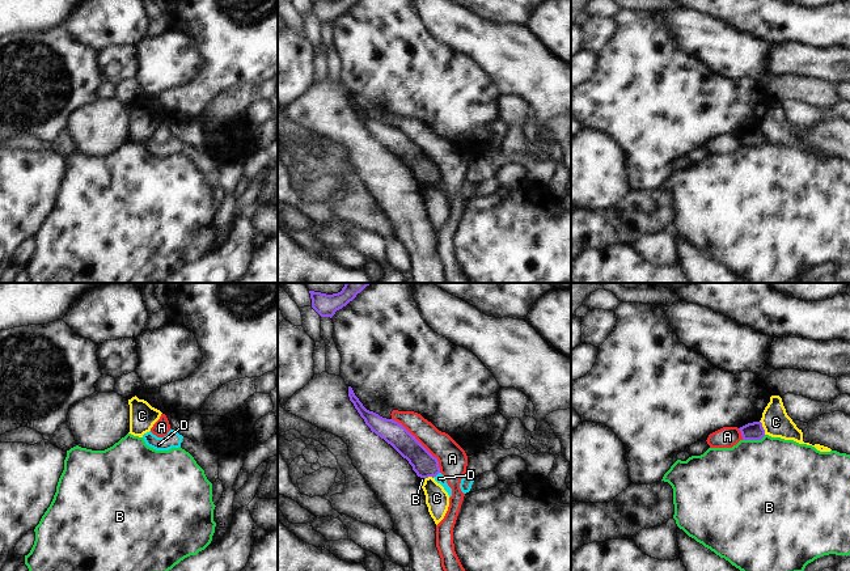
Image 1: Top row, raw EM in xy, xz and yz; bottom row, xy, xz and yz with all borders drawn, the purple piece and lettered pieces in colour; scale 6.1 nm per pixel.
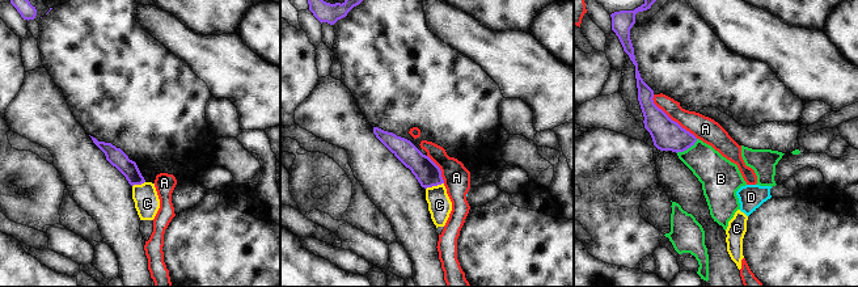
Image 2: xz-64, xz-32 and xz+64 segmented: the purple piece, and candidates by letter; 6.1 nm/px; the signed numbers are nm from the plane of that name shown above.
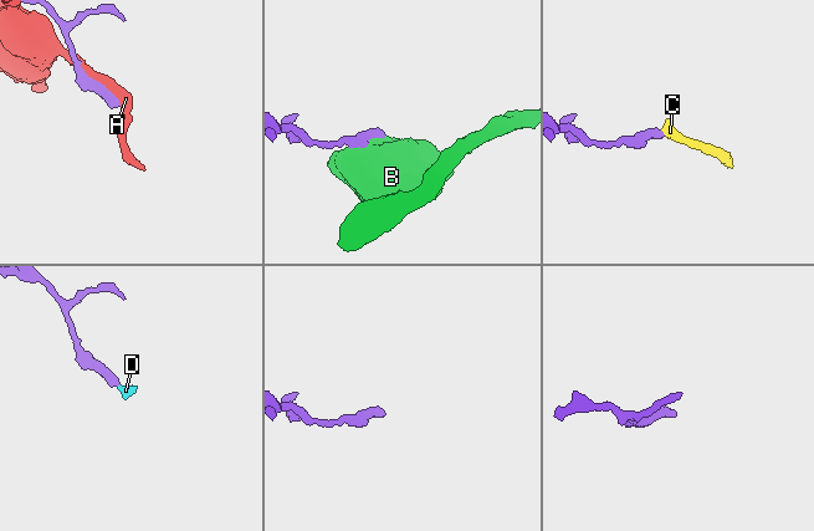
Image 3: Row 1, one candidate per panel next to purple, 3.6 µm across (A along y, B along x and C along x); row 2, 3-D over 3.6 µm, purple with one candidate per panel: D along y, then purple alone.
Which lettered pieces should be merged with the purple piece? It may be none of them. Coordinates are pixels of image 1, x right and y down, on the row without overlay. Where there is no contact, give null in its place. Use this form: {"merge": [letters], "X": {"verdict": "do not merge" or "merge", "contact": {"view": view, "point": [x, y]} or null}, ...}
{"merge": ["D"], "A": {"verdict": "do not merge", "contact": {"view": "xz", "point": [419, 149]}}, "B": {"verdict": "do not merge", "contact": {"view": "yz", "point": [753, 146]}}, "C": {"verdict": "do not merge", "contact": {"view": "yz", "point": [762, 134]}}, "D": {"verdict": "merge", "contact": {"view": "xz", "point": [435, 182]}}}

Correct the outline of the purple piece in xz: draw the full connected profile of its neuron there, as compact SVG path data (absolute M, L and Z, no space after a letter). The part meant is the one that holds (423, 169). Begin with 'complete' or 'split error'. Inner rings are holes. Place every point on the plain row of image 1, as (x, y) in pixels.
split error; M348 93L348 103L355 115L364 126L365 131L377 143L390 151L403 165L409 168L413 177L420 185L432 183L452 203L452 195L448 193L445 183L440 179L439 168L434 164L401 130L380 123L367 117L359 105Z

